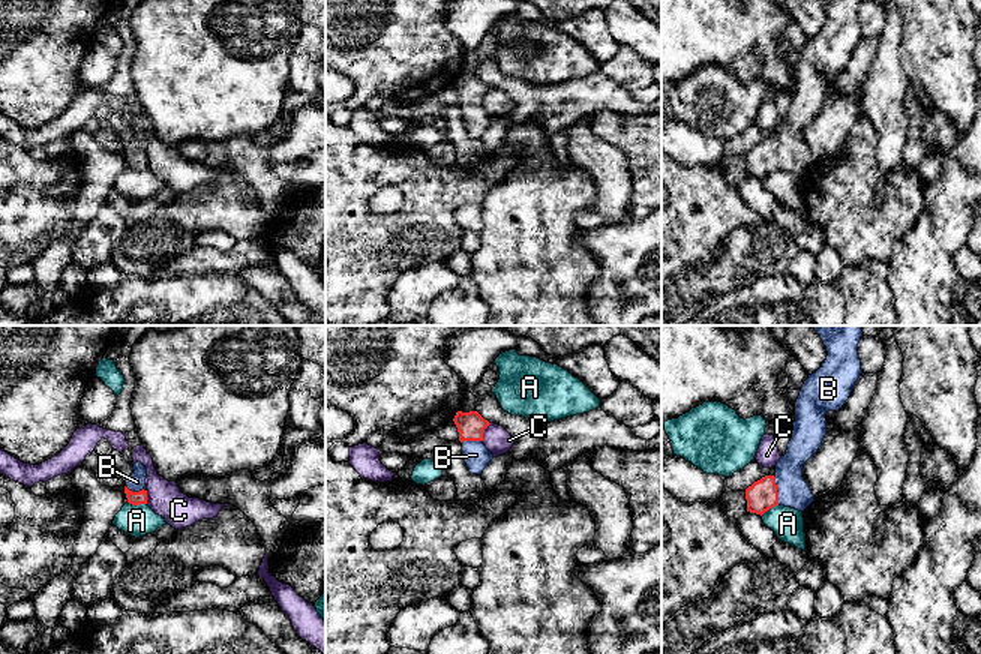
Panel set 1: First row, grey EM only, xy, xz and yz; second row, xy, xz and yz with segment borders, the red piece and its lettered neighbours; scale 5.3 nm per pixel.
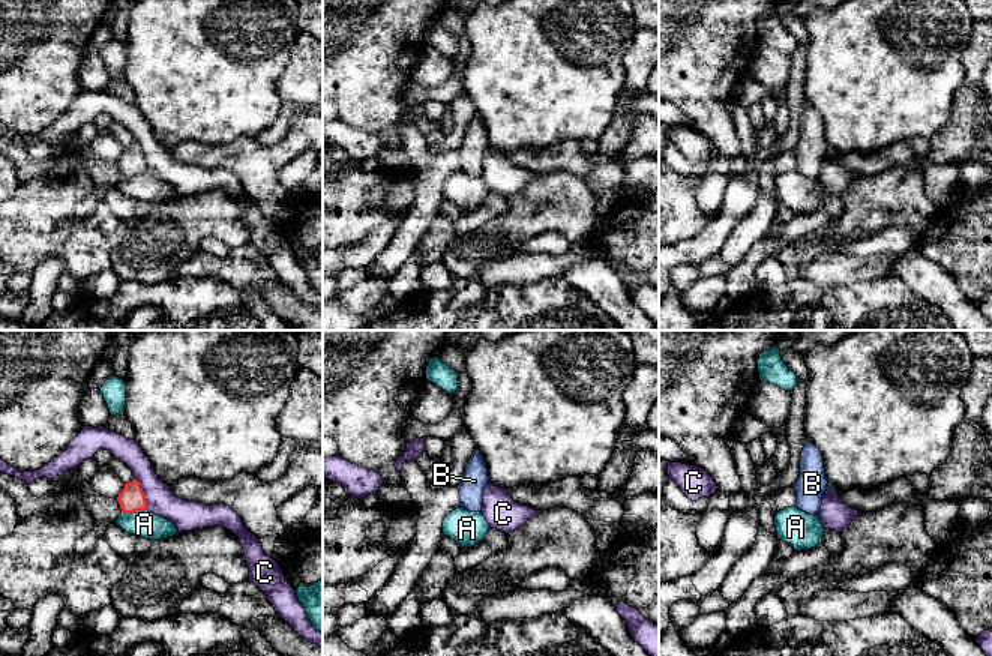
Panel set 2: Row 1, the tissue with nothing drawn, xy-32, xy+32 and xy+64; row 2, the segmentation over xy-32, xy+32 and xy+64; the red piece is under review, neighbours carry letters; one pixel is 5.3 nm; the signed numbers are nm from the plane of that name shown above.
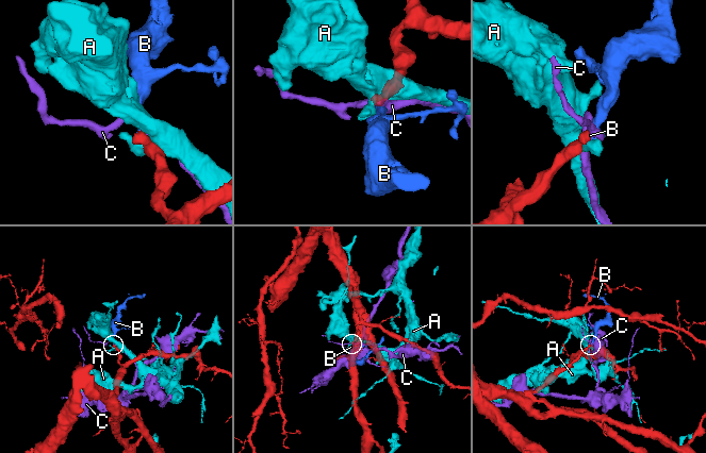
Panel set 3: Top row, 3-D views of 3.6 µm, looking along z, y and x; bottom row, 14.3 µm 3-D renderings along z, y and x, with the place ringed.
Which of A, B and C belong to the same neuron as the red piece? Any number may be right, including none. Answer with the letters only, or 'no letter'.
B

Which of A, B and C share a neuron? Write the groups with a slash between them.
A / B / C

